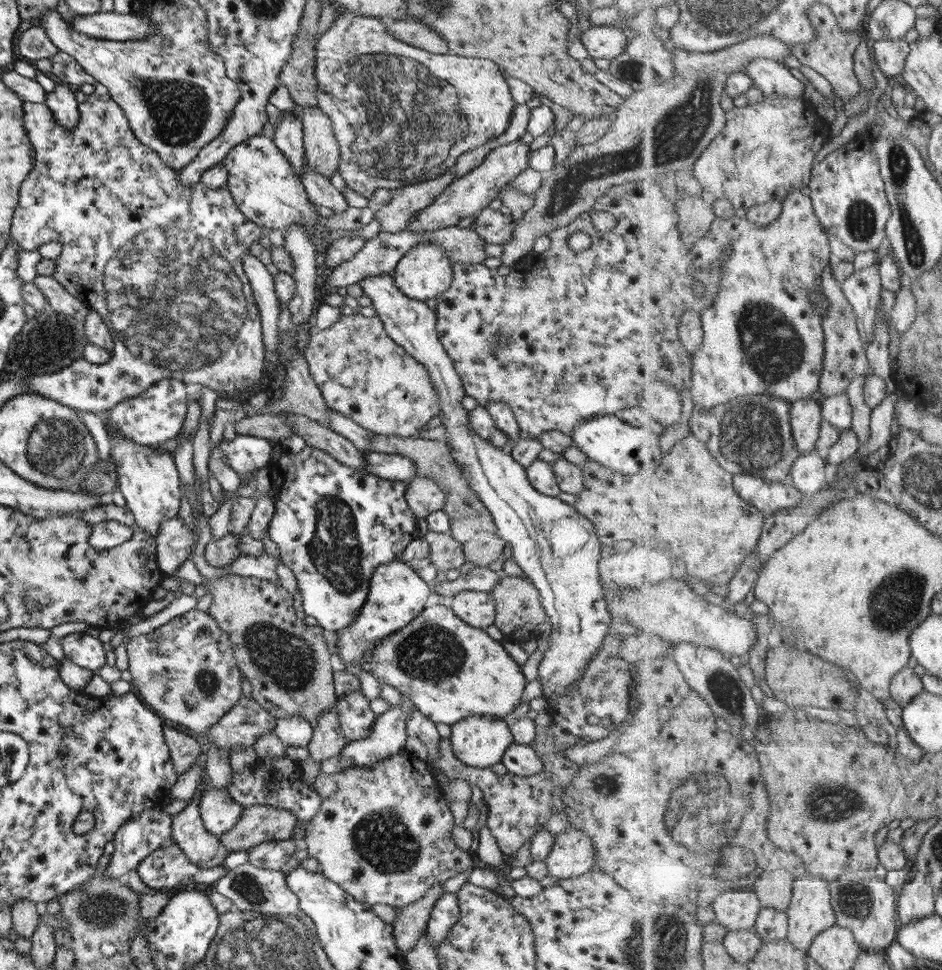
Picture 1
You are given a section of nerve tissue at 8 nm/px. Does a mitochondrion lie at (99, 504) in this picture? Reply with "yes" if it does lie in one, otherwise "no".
no

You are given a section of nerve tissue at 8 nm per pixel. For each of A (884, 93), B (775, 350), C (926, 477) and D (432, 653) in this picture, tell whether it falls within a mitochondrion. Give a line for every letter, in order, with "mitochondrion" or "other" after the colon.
A: other
B: mitochondrion
C: mitochondrion
D: mitochondrion

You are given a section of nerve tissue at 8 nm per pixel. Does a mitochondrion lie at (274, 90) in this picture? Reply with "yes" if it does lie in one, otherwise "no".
no

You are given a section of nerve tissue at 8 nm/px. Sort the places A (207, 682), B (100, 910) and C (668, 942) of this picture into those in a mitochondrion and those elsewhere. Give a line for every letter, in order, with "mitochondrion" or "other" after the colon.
A: mitochondrion
B: mitochondrion
C: mitochondrion

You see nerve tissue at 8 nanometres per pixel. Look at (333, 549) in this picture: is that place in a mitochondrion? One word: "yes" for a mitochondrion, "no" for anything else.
yes

